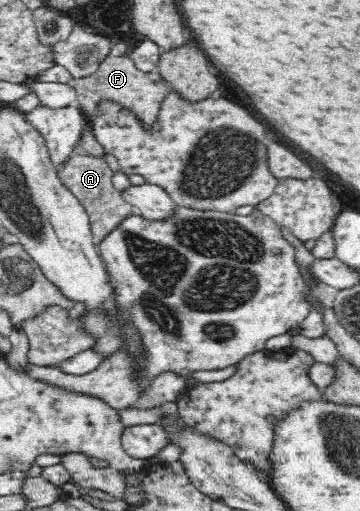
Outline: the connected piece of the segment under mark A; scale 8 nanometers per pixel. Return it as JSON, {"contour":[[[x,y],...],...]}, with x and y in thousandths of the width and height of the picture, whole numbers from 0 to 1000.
{"contour":[[[225,295],[203,301],[178,323],[161,329],[164,346],[178,362],[217,387],[247,421],[253,452],[264,477],[281,476],[300,454],[356,421],[375,417],[372,405],[344,393],[333,376],[317,366],[314,335],[283,305],[253,305]]]}

